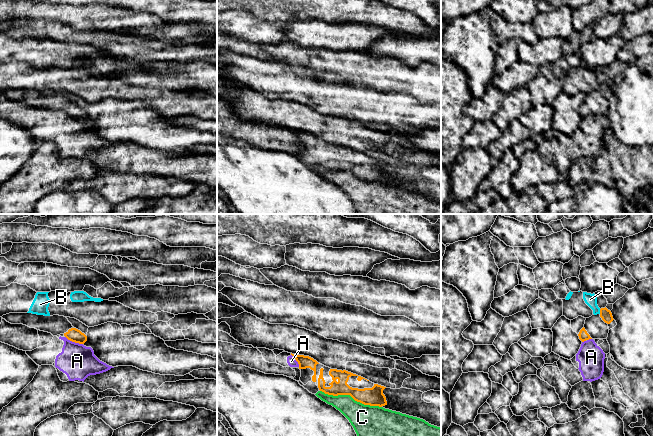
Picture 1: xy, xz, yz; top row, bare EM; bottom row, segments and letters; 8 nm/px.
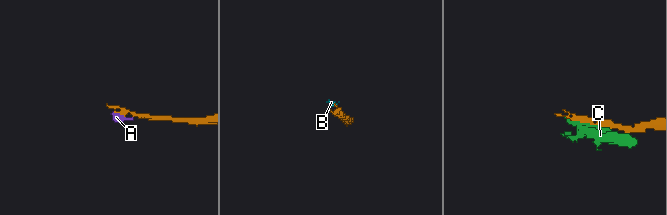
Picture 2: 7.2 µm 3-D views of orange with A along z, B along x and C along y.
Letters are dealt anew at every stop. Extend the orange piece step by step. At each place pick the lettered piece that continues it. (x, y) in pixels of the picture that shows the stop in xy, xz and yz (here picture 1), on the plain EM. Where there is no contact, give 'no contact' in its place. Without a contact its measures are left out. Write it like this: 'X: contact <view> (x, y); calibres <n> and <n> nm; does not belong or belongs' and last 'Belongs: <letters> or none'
A: contact xy (74, 117); calibres 110 and 280 nm; does not belong
B: contact yz (600, 87); calibres 90 and 100 nm; does not belong
C: contact xz (351, 172); calibres 150 and 260 nm; does not belong
Belongs: none

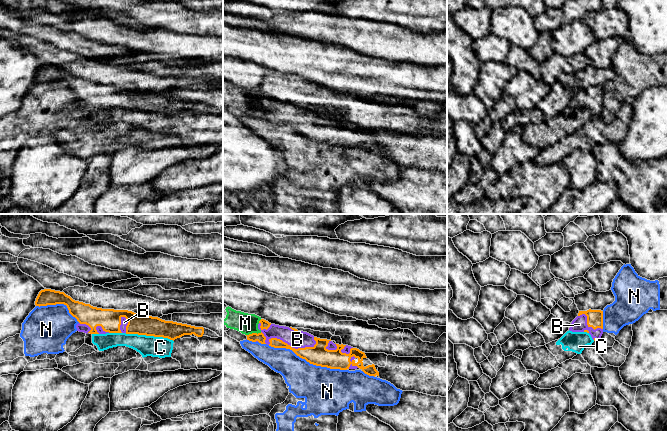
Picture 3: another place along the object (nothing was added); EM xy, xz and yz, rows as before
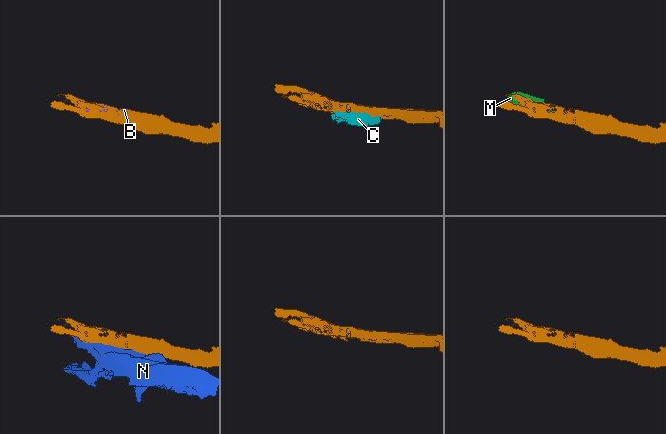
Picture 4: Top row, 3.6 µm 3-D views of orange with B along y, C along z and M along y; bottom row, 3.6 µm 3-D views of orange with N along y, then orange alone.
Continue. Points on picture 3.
B: contact xz (291, 122); calibres 160 and 140 nm; belongs
C: contact xy (149, 111); calibres 160 and 160 nm; does not belong
M: contact xz (253, 109); calibres 70 and 160 nm; does not belong
N: contact xz (307, 137); calibres 160 and 320 nm; does not belong
Belongs: B

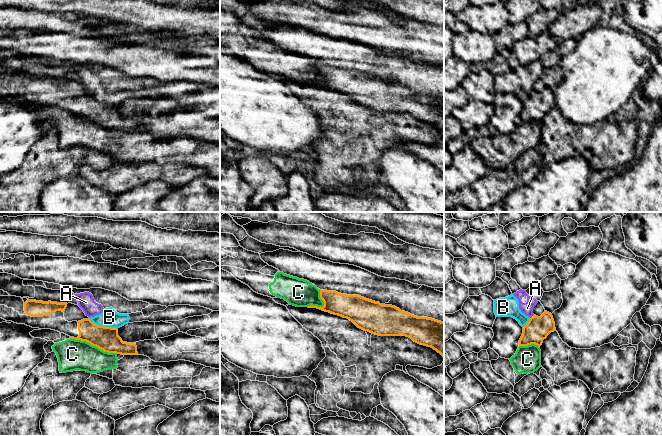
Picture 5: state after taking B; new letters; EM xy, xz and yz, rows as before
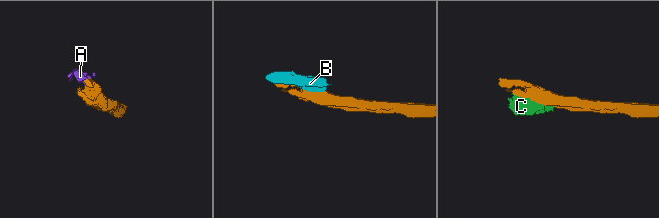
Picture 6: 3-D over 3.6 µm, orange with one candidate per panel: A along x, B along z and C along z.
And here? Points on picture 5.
A: contact yz (531, 93); calibres 190 and 100 nm; does not belong
B: contact xy (103, 102); calibres 190 and 150 nm; does not belong
C: contact xy (93, 121); calibres 190 and 240 nm; does not belong
Belongs: none

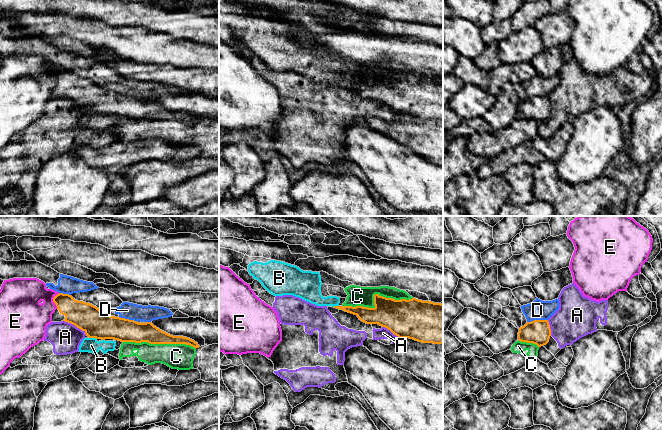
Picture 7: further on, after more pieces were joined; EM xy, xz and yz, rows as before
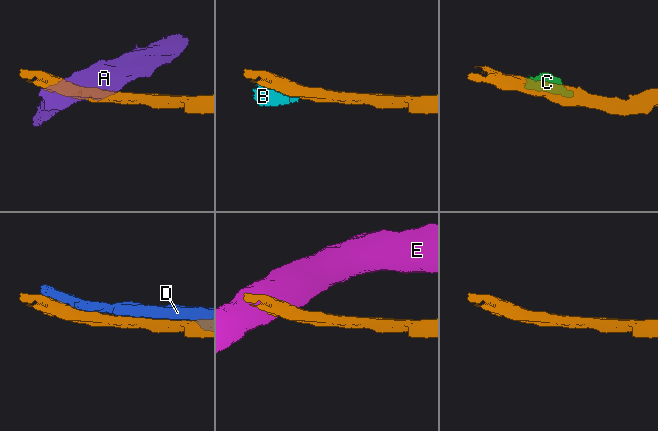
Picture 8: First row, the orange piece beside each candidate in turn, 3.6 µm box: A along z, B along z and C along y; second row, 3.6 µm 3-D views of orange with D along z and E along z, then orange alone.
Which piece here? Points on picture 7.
A: contact xy (75, 101); calibres 220 and 240 nm; does not belong
B: contact xy (93, 113); calibres 220 and 120 nm; does not belong
C: contact xz (374, 74); calibres 280 and 160 nm; does not belong
D: contact yz (537, 96); calibres 200 and 160 nm; does not belong
E: contact xy (53, 76); calibres 200 and 300 nm; does not belong
Belongs: none

